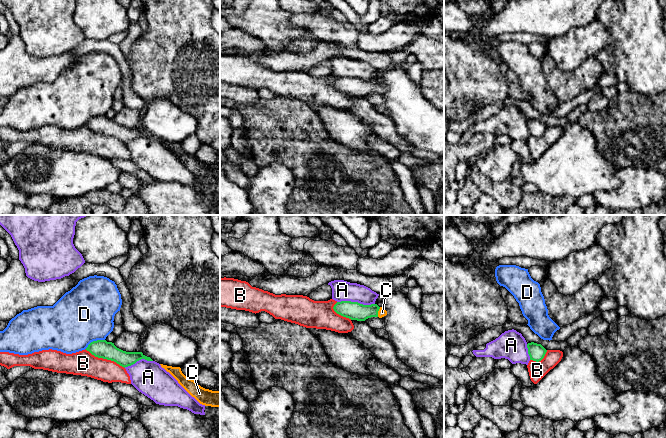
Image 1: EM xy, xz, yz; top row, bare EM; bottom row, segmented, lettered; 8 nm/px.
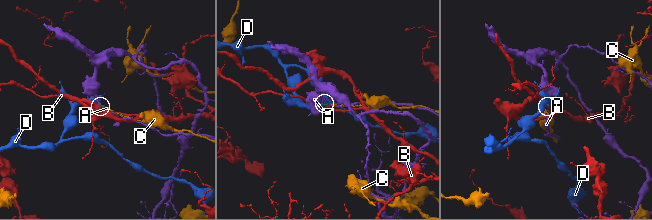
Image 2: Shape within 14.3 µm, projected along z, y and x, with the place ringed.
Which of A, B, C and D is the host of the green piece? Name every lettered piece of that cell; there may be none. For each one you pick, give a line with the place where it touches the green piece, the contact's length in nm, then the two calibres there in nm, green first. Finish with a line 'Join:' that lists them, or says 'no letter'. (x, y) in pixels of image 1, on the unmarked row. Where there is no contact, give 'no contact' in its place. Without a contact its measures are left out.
C: contact xz (377, 88); length 80 nm; calibres 140 and 70 nm
Join: C

